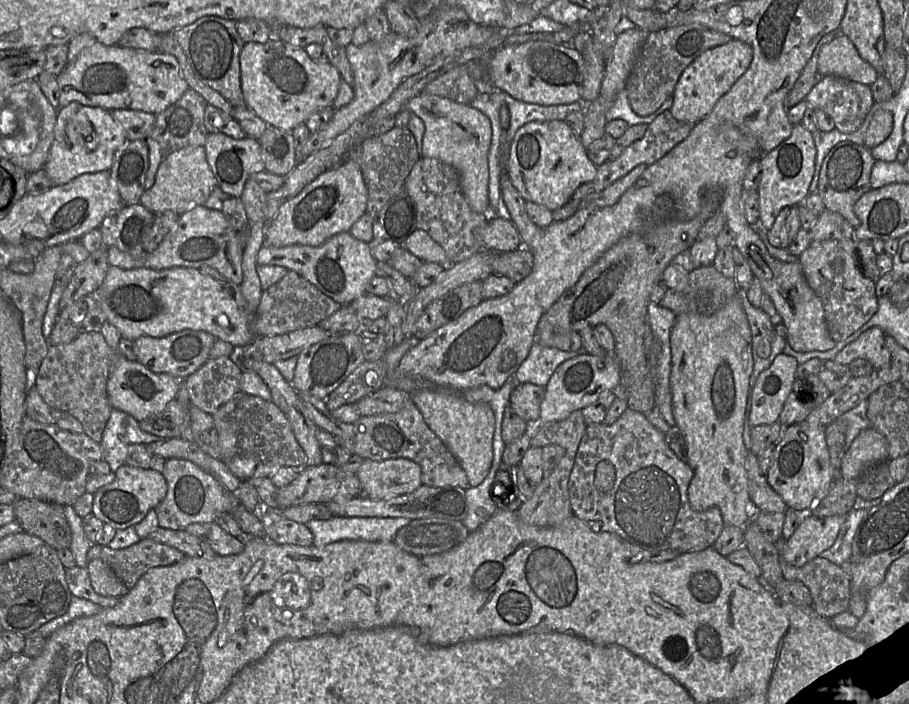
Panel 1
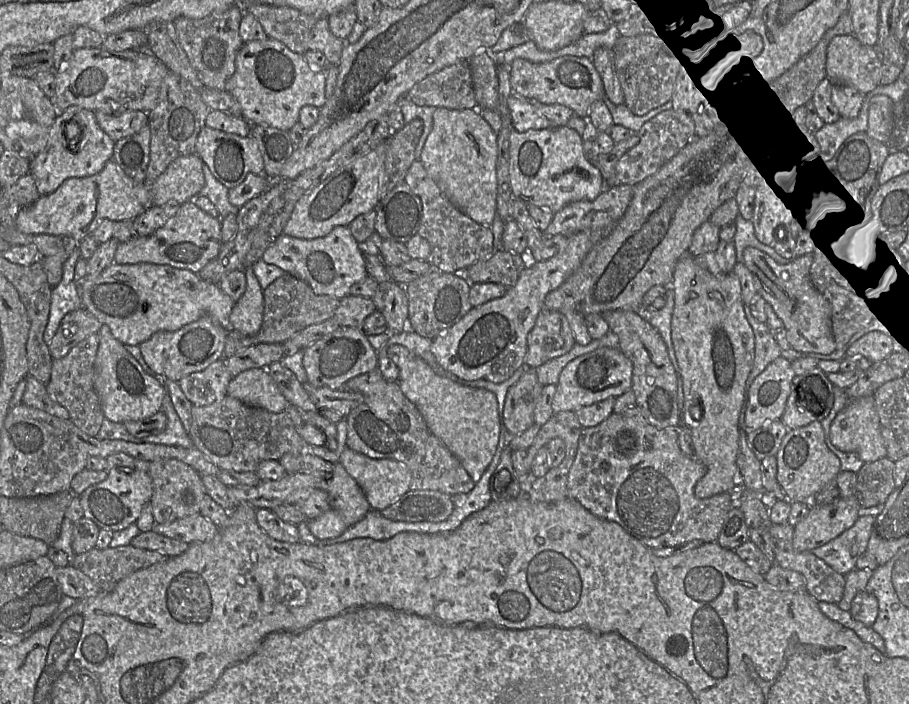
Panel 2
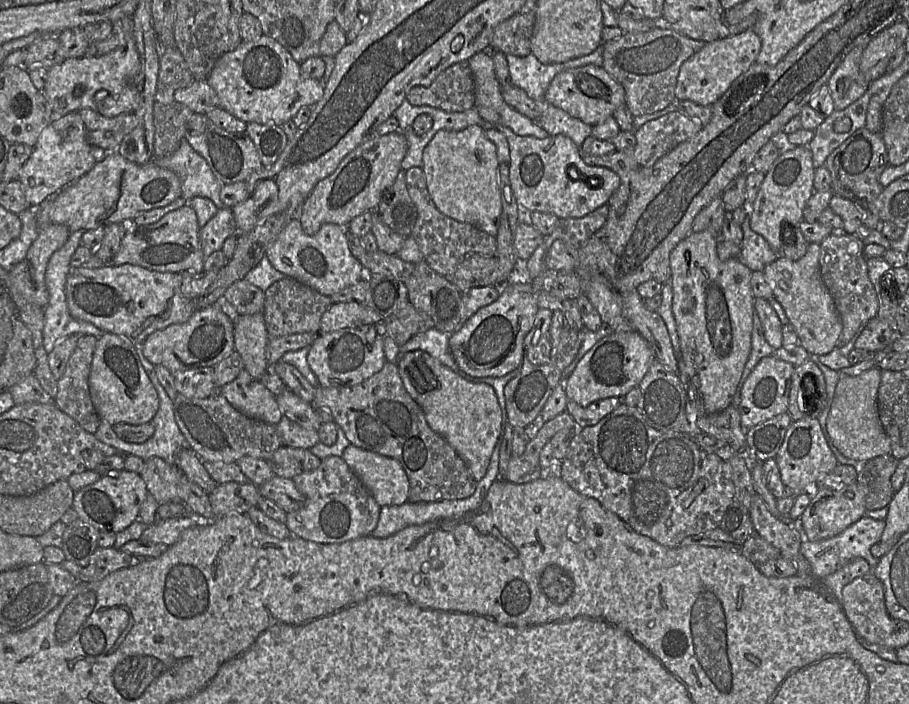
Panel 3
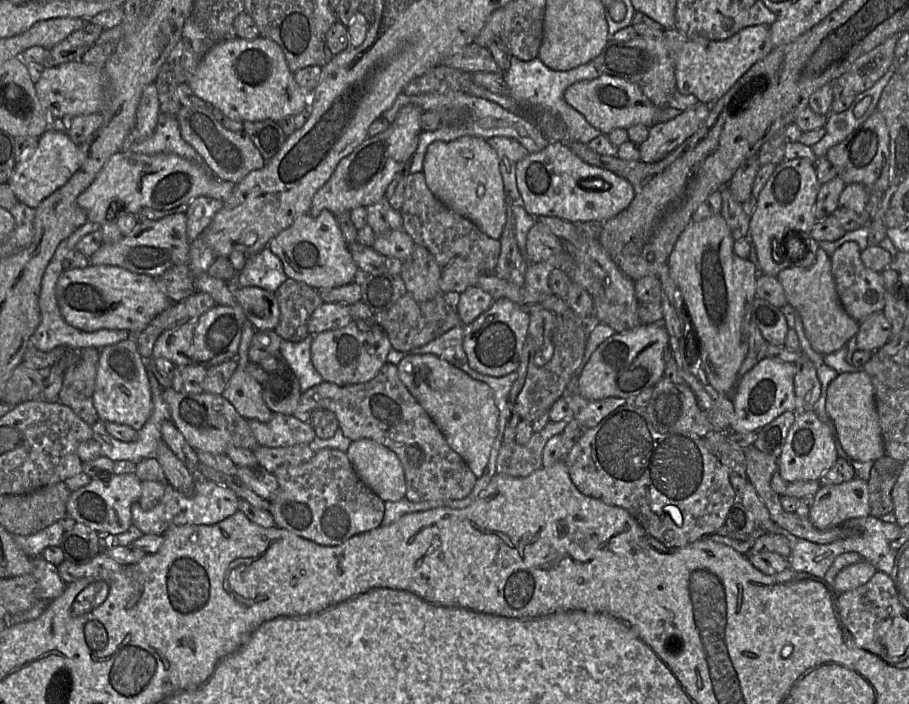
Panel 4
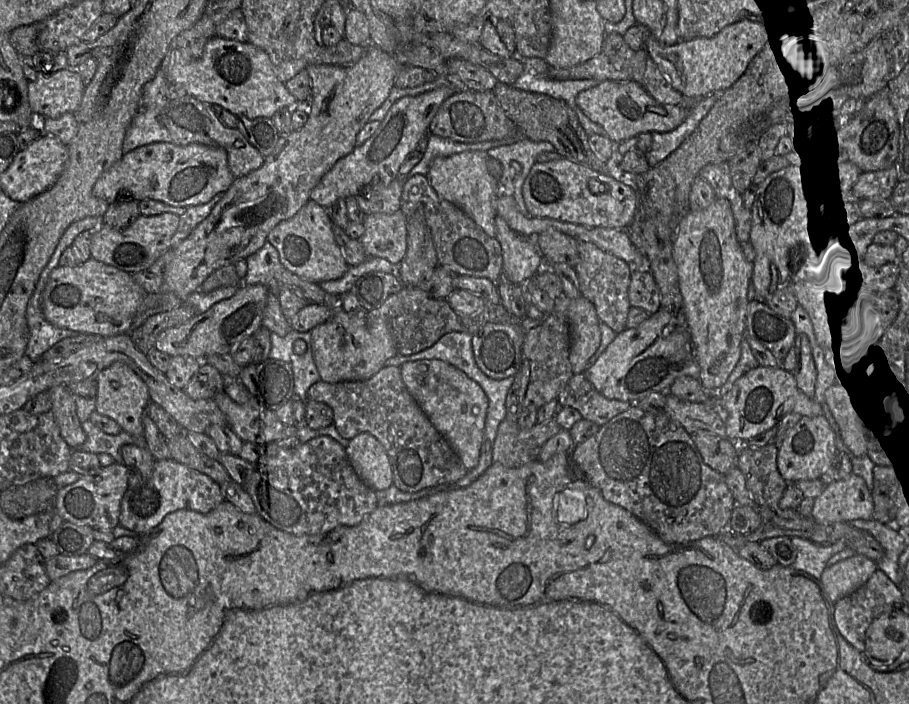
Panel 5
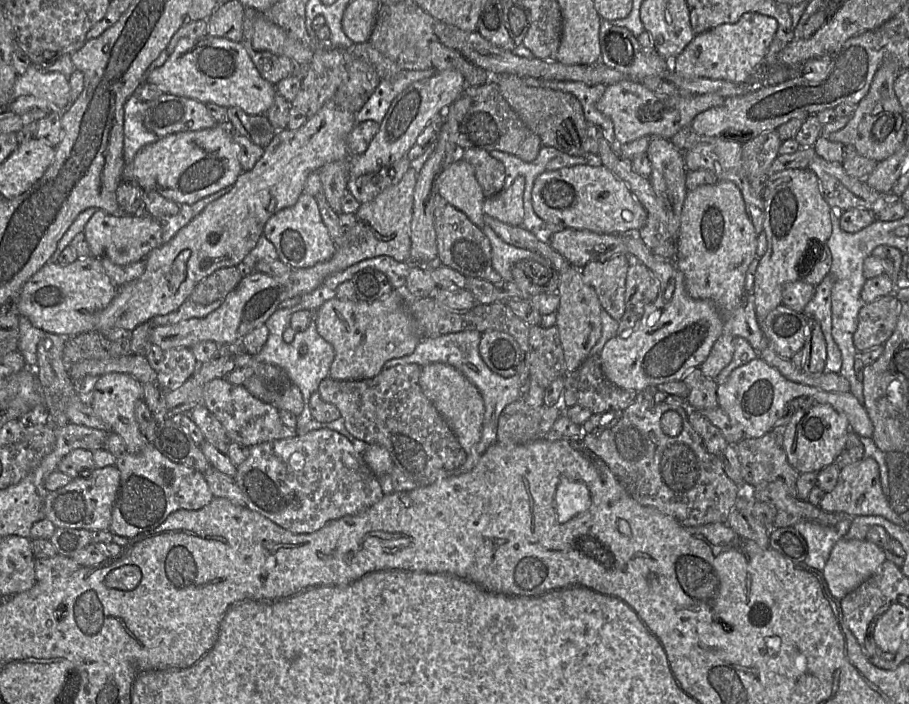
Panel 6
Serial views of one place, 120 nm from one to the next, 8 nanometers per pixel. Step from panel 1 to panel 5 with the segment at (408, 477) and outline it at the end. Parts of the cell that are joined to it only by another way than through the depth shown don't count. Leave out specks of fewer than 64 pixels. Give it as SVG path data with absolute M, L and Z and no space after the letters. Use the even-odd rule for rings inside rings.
M362 433L351 439L346 451L359 477L374 491L386 490L393 484L389 454L378 437Z

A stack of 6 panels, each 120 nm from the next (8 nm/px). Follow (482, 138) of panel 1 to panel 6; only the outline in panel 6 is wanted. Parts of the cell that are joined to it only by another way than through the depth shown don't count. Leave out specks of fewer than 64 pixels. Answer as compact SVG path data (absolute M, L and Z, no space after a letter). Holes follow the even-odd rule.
M456 158L437 177L436 191L452 206L462 211L481 230L485 224L483 204L486 200L483 190L479 185L474 168L462 158Z

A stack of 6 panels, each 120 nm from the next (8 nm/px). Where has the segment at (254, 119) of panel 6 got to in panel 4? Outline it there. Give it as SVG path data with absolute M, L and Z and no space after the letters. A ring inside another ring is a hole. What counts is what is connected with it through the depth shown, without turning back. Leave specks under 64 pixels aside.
M266 119L263 121L244 121L243 130L249 135L263 158L271 159L283 146L287 137L279 122Z

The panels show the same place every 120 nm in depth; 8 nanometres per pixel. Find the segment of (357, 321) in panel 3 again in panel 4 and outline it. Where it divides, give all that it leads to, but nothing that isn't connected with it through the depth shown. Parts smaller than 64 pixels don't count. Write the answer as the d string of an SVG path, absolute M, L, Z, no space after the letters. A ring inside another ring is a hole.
M323 303L315 309L308 320L308 331L310 334L343 328L353 318L350 313L350 305L345 303Z

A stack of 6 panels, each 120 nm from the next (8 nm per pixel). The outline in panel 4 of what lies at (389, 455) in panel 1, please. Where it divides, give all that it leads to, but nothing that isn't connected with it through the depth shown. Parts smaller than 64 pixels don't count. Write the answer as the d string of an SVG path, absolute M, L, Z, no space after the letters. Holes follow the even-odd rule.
M386 362L378 374L366 383L338 386L335 383L323 381L302 393L293 416L302 422L308 422L311 413L316 409L333 412L344 436L351 441L368 438L392 450L403 467L406 480L405 497L409 501L459 500L472 491L477 477L461 456L450 448L435 422L403 384L396 365Z

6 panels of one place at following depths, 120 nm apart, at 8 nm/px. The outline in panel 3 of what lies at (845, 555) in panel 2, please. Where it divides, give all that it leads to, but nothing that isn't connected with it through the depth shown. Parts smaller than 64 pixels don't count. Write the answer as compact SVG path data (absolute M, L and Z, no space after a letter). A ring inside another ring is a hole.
M863 516L859 521L832 538L818 542L811 542L804 539L800 551L810 563L812 575L818 579L824 579L826 576L834 573L856 558L865 559L874 569L877 566L879 559L873 557L870 550L873 545L880 542L884 528L884 520Z

